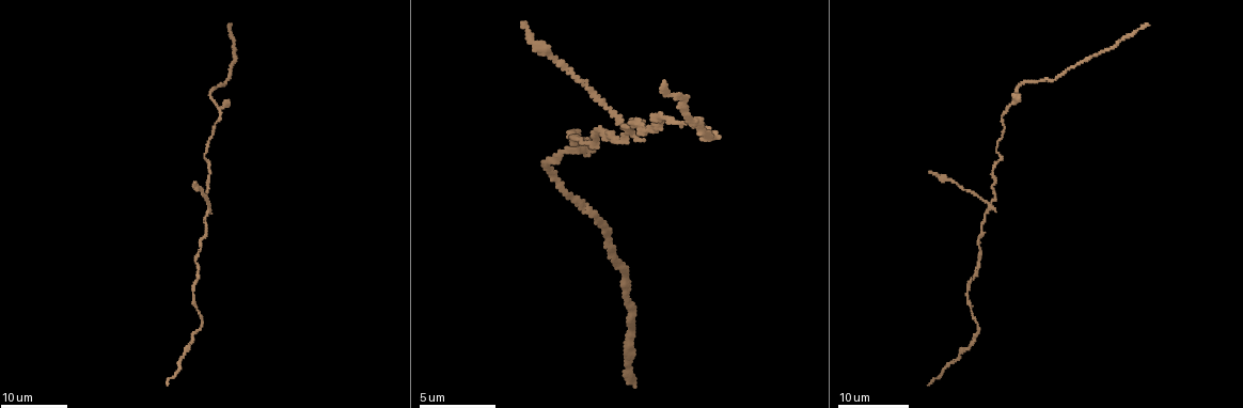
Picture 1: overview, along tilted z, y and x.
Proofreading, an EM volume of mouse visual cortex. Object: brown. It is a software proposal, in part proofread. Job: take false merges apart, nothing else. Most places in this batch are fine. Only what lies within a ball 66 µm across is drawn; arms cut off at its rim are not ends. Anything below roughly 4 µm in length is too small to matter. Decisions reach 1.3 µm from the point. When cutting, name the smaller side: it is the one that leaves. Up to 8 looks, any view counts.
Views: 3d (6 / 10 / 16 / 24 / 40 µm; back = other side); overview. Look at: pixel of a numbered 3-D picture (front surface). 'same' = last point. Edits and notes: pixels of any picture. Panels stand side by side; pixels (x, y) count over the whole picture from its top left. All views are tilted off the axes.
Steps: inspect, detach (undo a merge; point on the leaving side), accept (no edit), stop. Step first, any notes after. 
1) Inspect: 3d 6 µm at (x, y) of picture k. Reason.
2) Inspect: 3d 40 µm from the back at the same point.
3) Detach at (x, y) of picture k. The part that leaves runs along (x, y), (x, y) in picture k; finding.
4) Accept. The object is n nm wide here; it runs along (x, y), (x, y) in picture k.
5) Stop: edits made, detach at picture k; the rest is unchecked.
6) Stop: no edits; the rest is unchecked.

Inspect: 3d 16 µm at (988, 203) of picture 1. Four or more arms meet.

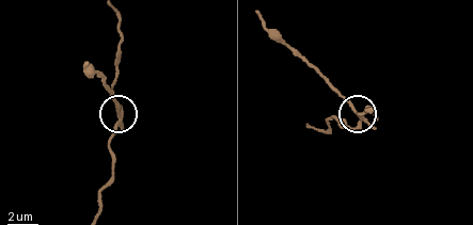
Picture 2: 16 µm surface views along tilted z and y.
Inspect: 3d 10 µm at (118, 116) of picture 2.

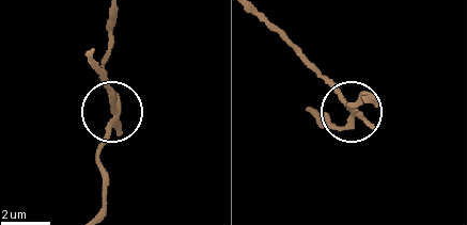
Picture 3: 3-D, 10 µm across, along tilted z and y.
Detach at (111, 99) of picture 3. The side arm is 10 µm long; the part that leaves runs along (118, 115), (93, 58) in picture 3; two cells meet here.

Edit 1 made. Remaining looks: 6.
Inspect: overview. Redraw.

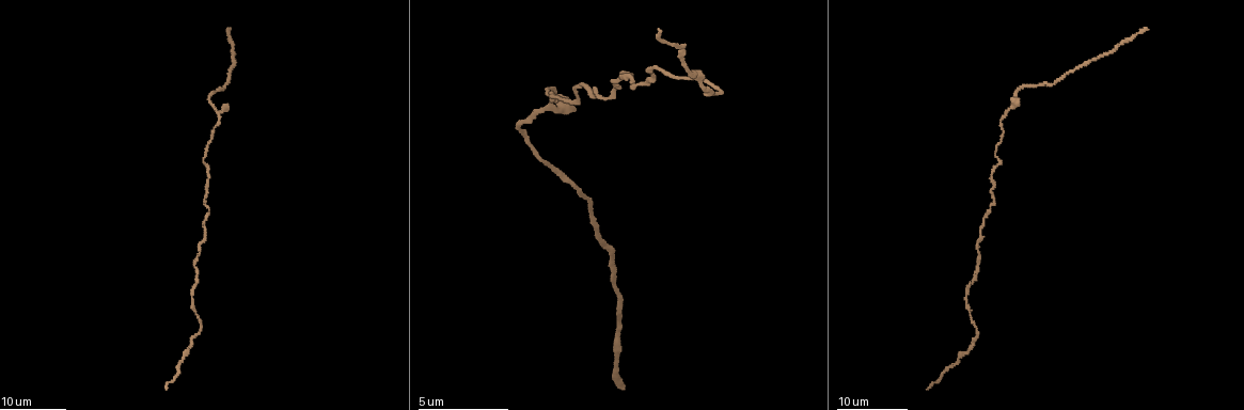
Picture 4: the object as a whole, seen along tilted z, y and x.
Inspect: 3d 16 µm at (972, 282) of picture 4. A narrow waist.

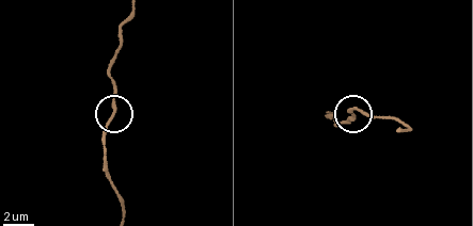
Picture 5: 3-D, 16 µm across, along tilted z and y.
Inspect: 3d 10 µm at (112, 113) of picture 5.

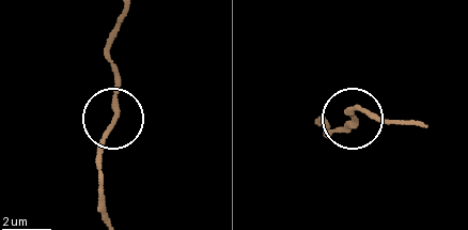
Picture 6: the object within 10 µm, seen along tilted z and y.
Inspect: 3d 10 µm from the back at (113, 122) of picture 6.

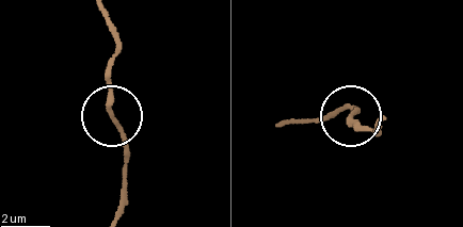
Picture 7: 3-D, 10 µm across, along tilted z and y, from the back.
Accept. It runs along (104, 14), (117, 50), (109, 113), (125, 144), (127, 185) in picture 7; continuous, no second cell.

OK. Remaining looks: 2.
Inspect: 3d 24 µm at (198, 315) of picture 4. Thin neck.

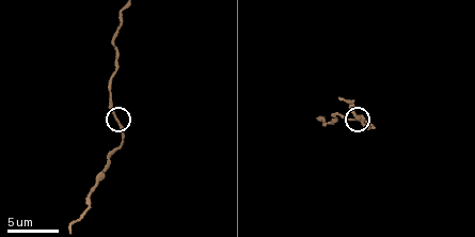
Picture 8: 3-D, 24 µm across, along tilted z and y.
Inspect: 3d 10 µm at (116, 119) of picture 8.

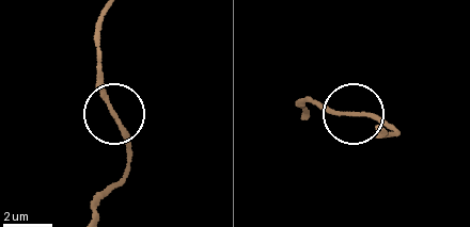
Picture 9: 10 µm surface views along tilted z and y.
Accept. One cell here.

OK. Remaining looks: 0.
Stop: edits made, detach at picture 3; the rest is unchecked.

